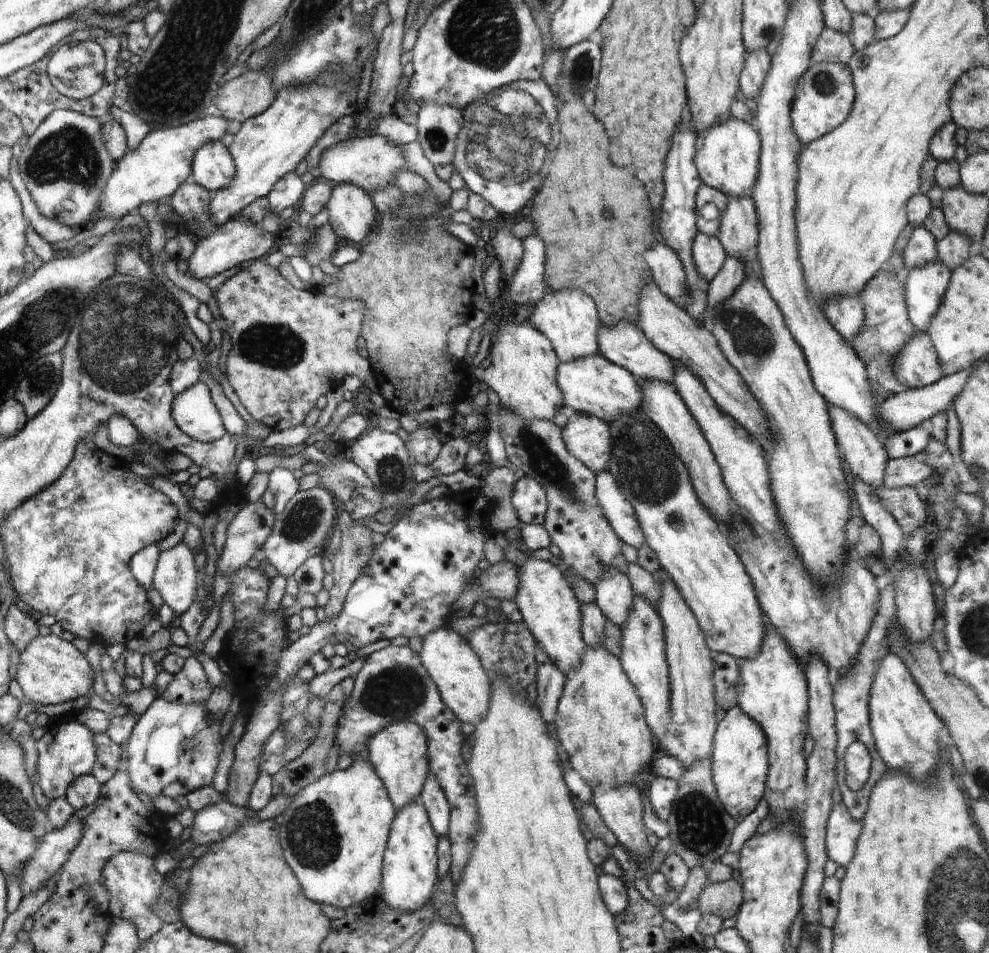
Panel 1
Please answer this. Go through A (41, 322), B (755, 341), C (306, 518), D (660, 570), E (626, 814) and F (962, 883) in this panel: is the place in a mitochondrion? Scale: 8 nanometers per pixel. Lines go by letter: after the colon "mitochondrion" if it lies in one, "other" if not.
A: mitochondrion
B: mitochondrion
C: mitochondrion
D: other
E: other
F: mitochondrion

